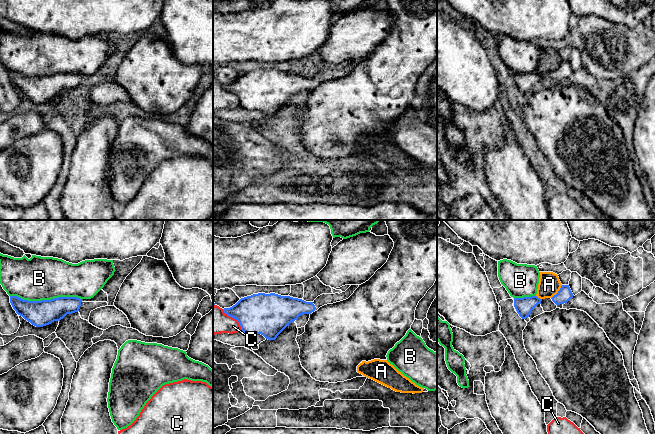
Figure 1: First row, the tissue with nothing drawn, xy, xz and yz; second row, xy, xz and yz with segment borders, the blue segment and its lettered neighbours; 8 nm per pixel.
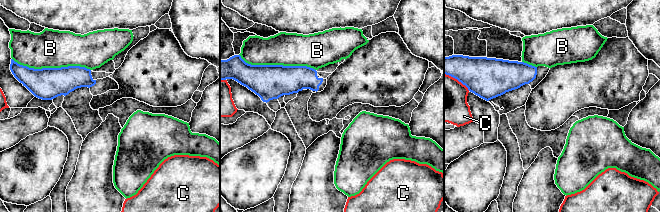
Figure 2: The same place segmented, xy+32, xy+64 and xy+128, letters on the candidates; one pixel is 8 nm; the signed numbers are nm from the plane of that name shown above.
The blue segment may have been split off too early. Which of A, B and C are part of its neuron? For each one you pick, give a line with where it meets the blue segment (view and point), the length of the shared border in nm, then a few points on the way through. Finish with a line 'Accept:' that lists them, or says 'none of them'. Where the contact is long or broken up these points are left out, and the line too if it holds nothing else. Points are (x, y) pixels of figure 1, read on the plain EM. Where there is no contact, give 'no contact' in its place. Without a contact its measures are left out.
Accept: none of them

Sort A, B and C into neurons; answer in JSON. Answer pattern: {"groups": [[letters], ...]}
{"groups": [["A"], ["B"], ["C"]]}

